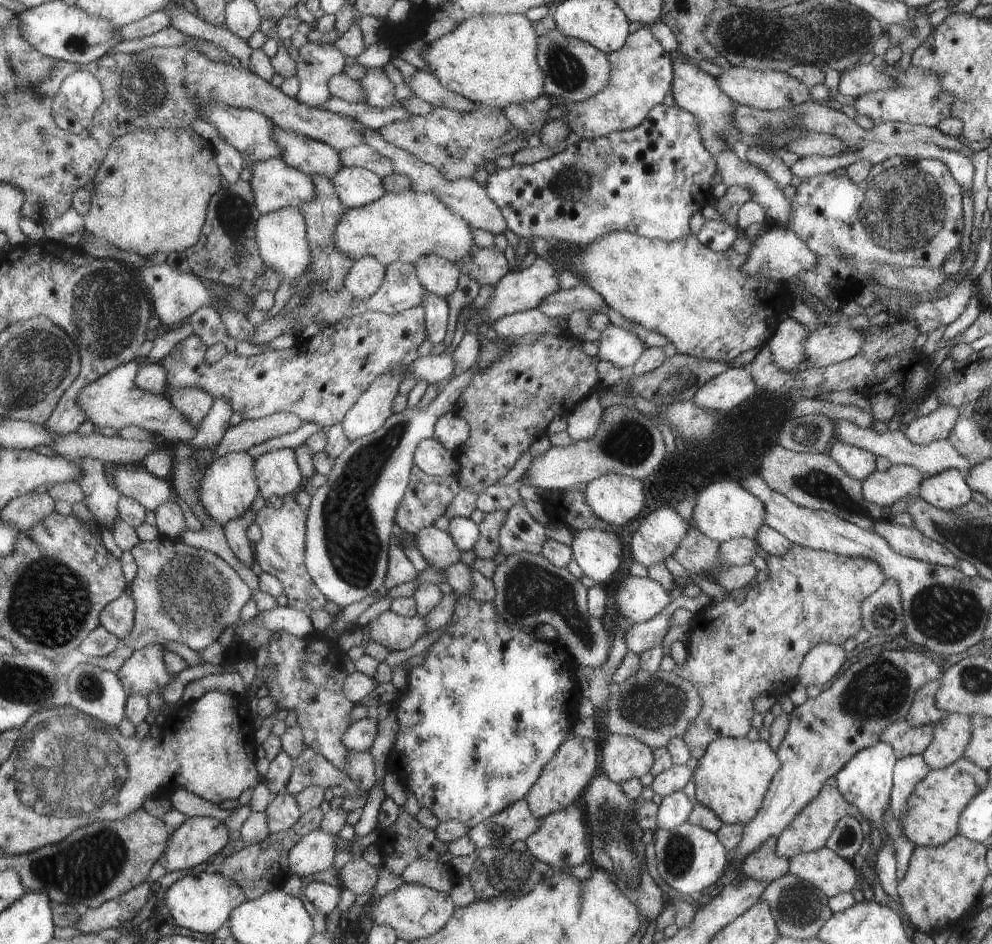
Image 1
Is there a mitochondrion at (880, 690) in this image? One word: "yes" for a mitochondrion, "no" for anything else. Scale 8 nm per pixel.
yes

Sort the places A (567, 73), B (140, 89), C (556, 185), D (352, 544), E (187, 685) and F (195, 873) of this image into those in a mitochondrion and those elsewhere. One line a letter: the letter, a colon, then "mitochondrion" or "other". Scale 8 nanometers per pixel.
A: mitochondrion
B: mitochondrion
C: other
D: mitochondrion
E: other
F: other

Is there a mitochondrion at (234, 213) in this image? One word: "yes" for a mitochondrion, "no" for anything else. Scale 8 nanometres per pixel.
yes

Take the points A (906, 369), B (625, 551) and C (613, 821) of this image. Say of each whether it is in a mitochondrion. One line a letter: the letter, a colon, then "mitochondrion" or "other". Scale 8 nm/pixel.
A: other
B: other
C: mitochondrion

